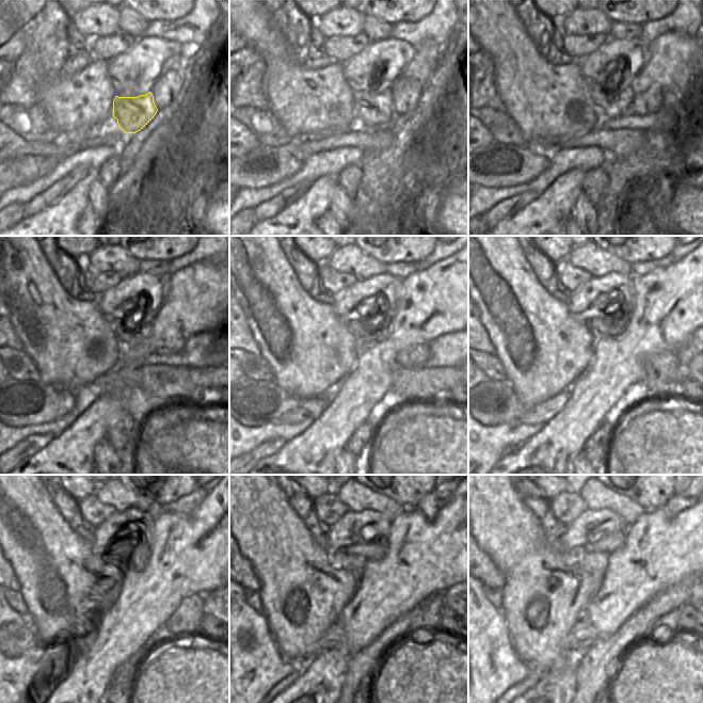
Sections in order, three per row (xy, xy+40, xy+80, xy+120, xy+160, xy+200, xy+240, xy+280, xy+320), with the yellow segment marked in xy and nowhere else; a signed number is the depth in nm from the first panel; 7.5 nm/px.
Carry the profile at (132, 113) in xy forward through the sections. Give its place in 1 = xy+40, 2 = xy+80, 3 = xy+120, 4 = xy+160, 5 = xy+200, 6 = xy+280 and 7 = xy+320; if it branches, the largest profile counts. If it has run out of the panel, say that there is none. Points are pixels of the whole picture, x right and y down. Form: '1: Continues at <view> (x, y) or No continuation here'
1: Continues at xy+40 (370, 109)
2: Continues at xy+80 (611, 106)
3: Continues at xy+120 (132, 338)
4: Continues at xy+160 (352, 320)
5: Continues at xy+200 (591, 317)
6: Continues at xy+280 (379, 544)
7: Continues at xy+320 (608, 543)

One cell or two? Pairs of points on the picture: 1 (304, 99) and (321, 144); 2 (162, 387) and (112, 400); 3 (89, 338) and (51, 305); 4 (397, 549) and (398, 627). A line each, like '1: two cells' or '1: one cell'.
1: two cells
2: two cells
3: one cell
4: two cells

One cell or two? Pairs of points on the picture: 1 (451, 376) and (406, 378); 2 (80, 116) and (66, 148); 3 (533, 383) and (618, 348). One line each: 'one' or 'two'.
1: one
2: two
3: two

